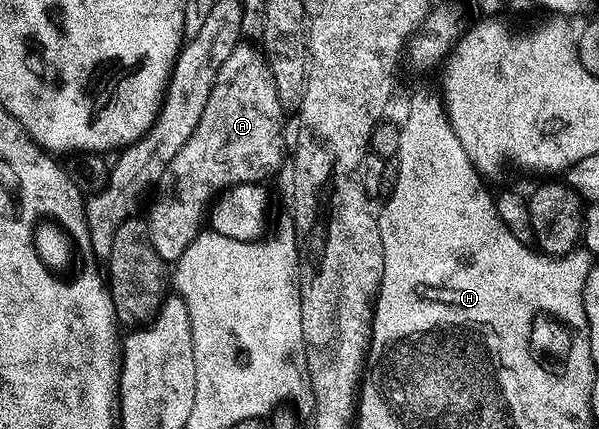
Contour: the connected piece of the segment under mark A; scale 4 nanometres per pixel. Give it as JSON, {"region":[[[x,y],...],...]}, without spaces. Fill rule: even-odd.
{"region":[[[244,42],[237,43],[230,58],[221,62],[201,121],[174,158],[176,172],[184,176],[184,184],[180,184],[180,188],[184,188],[184,192],[180,192],[180,204],[184,204],[184,208],[192,208],[192,216],[196,216],[196,208],[200,208],[200,204],[211,205],[217,194],[233,186],[268,182],[284,164],[285,105],[280,99],[280,90],[267,55],[259,47],[256,48]]]}

